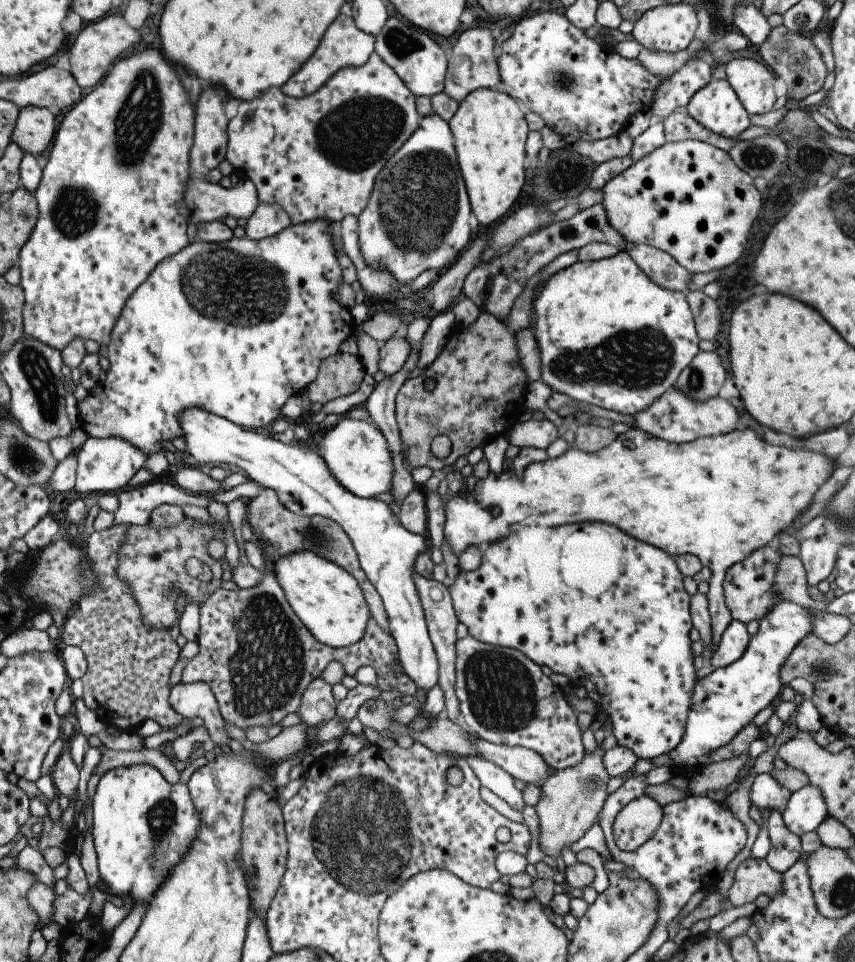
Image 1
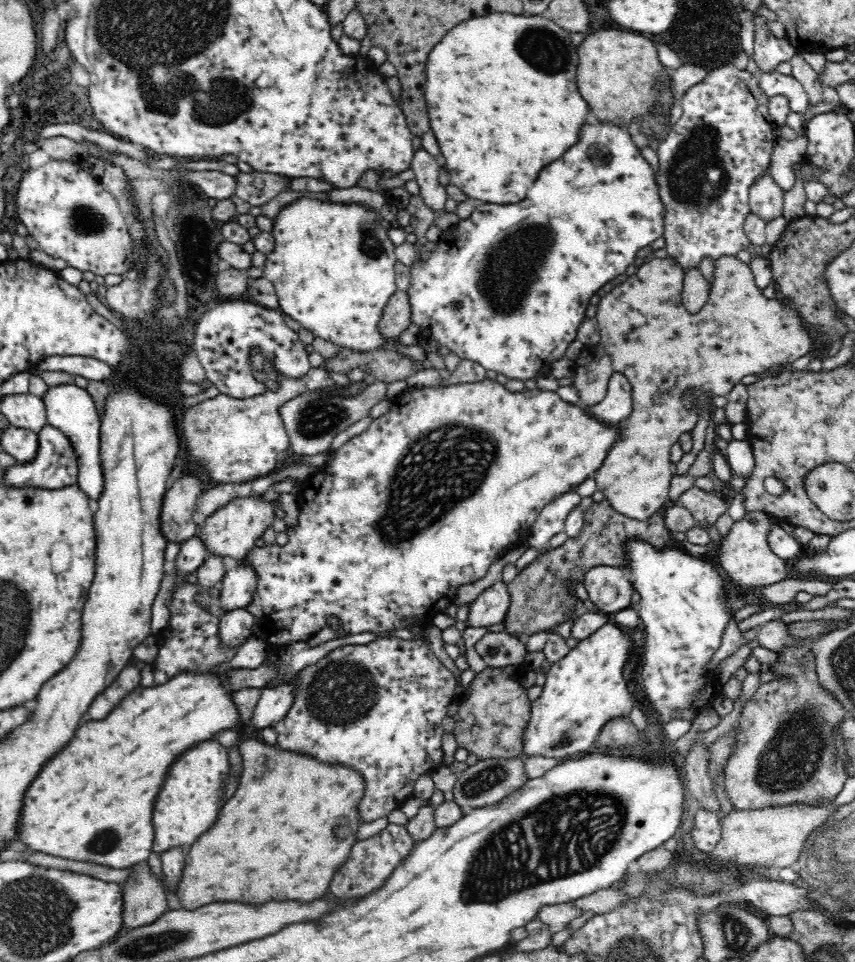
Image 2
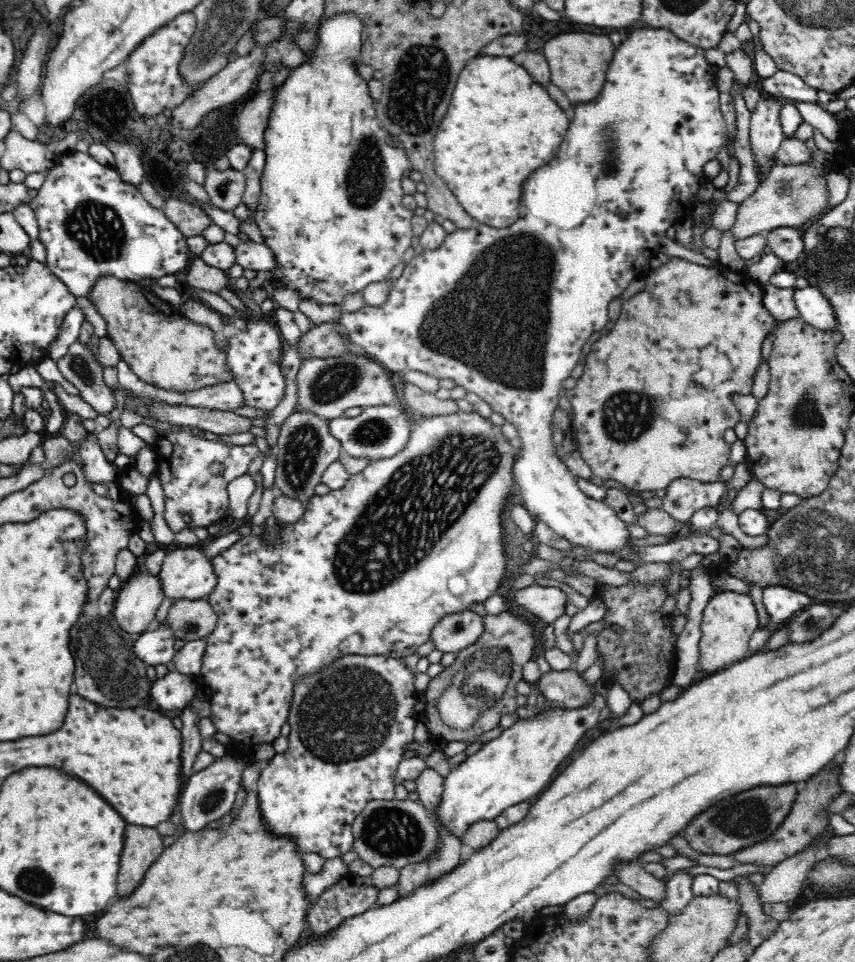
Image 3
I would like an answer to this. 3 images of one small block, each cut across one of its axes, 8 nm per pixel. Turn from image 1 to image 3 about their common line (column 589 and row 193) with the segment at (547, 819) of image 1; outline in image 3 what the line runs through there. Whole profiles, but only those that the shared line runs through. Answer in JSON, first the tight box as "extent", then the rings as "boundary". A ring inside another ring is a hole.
{"extent":[732,162,828,240],"boundary":[[[810,162],[800,164],[800,166],[776,164],[766,176],[766,180],[760,182],[758,190],[750,198],[738,204],[732,232],[736,240],[740,240],[740,238],[750,238],[756,234],[772,232],[774,228],[798,228],[800,224],[812,218],[818,222],[820,216],[828,212],[826,198],[828,198],[826,182],[818,180],[818,170],[810,168]]]}

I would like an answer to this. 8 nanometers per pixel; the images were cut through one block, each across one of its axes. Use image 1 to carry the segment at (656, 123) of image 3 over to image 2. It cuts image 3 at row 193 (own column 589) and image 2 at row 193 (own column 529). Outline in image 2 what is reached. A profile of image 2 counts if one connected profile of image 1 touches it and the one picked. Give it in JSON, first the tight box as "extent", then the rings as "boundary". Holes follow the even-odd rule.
{"extent":[406,122,666,382],"boundary":[[[600,122],[600,124],[584,124],[580,128],[580,136],[576,144],[554,164],[546,166],[536,182],[536,190],[528,192],[528,196],[518,202],[516,206],[512,204],[478,204],[478,208],[472,212],[470,218],[460,218],[460,222],[444,232],[444,238],[440,240],[440,246],[426,258],[418,260],[410,266],[410,288],[406,290],[408,294],[408,306],[410,306],[410,324],[420,328],[420,340],[434,340],[438,346],[448,348],[452,354],[456,354],[460,360],[472,360],[478,362],[490,376],[506,376],[506,380],[514,382],[530,382],[538,380],[552,362],[562,360],[568,346],[578,340],[578,328],[580,324],[588,318],[586,312],[592,306],[590,300],[598,290],[602,290],[610,282],[618,282],[630,264],[634,264],[636,252],[652,246],[656,240],[664,240],[664,230],[666,230],[666,206],[660,198],[660,188],[656,182],[656,172],[650,168],[648,160],[642,156],[642,148],[634,142],[634,136],[628,132],[628,126],[618,126],[610,122]]]}

